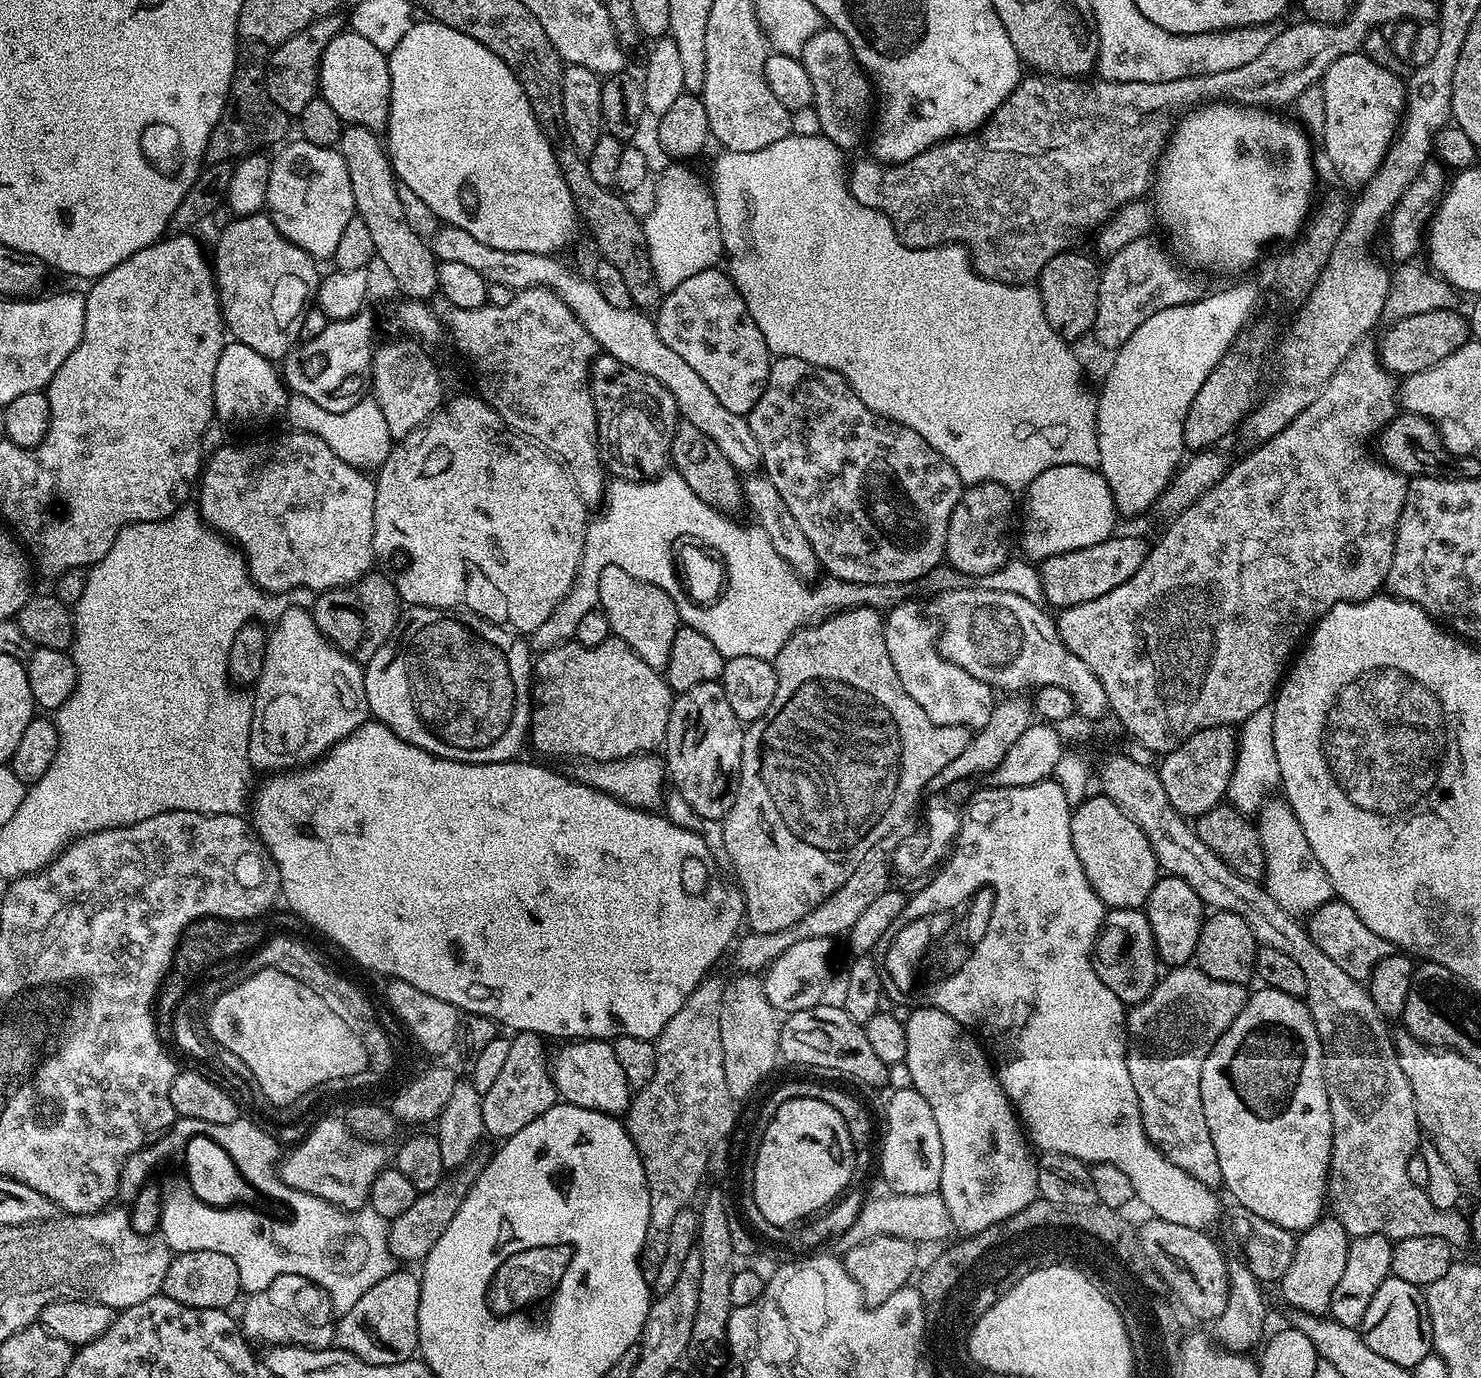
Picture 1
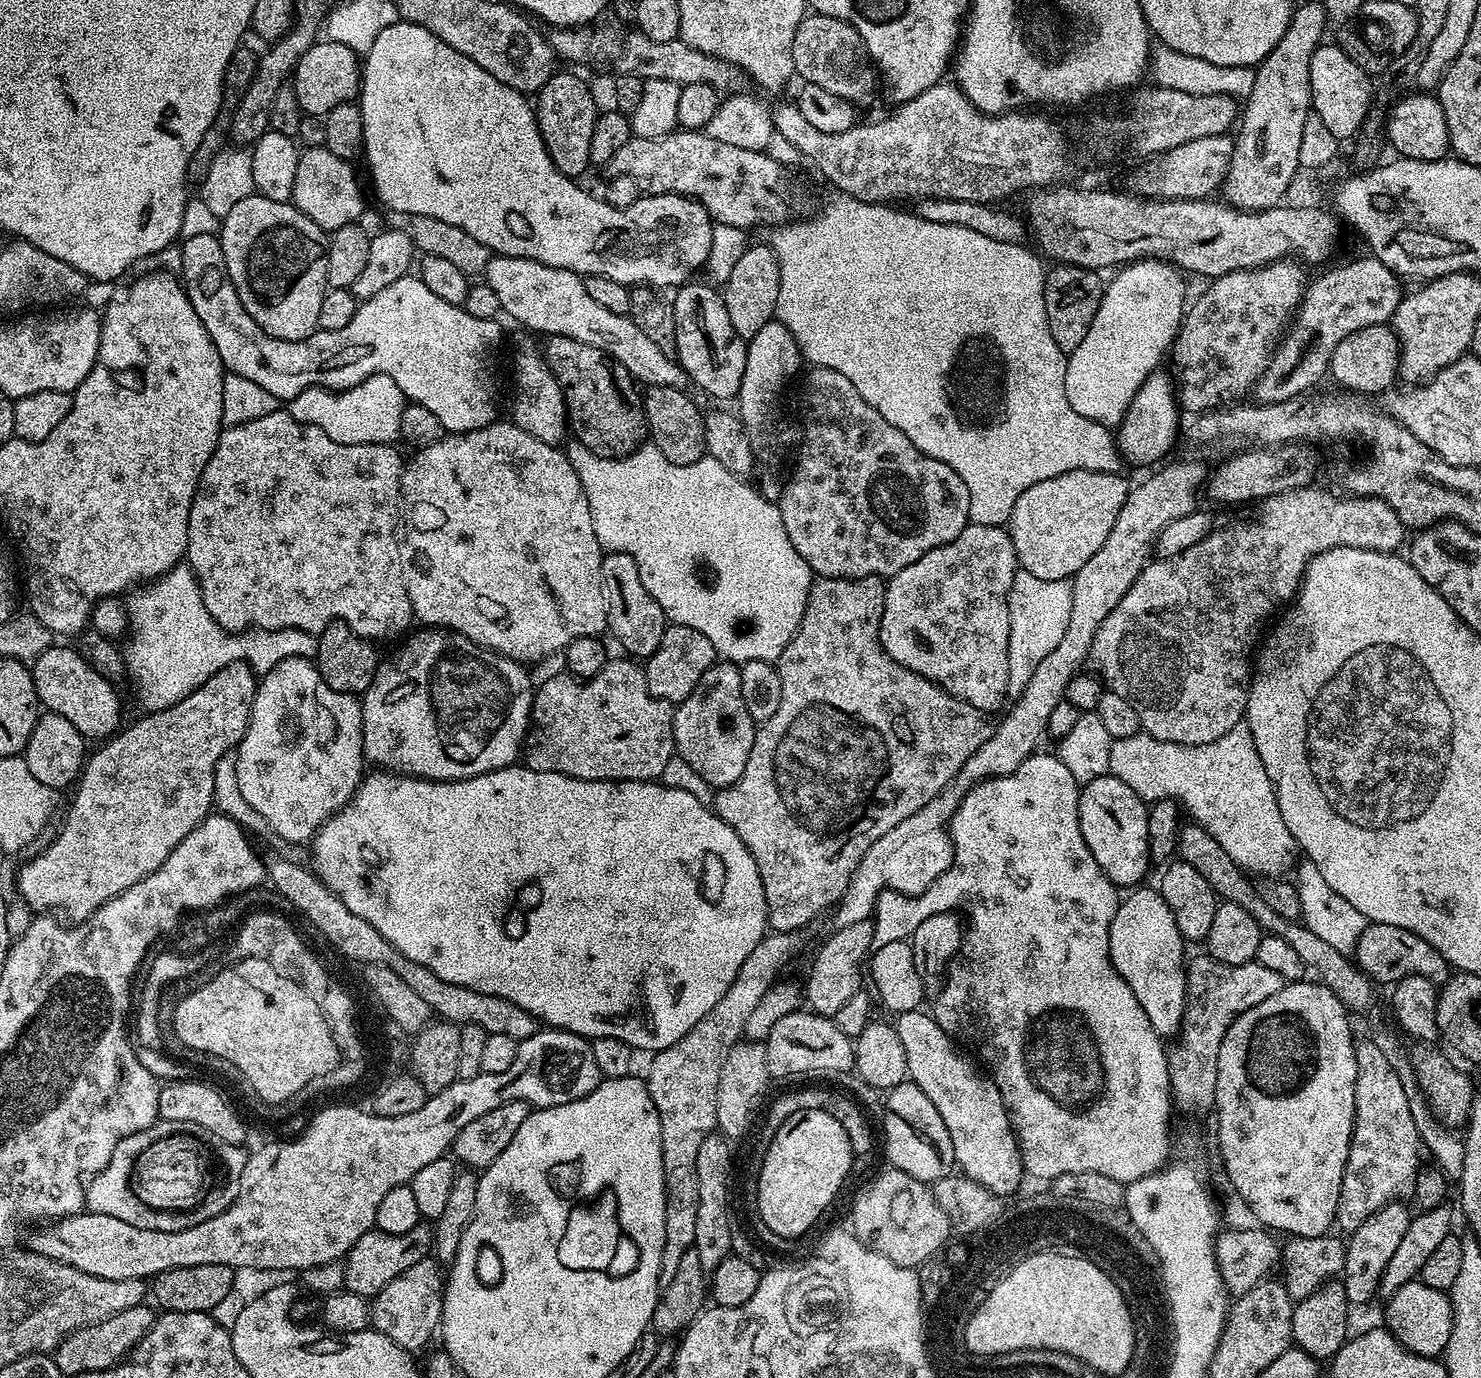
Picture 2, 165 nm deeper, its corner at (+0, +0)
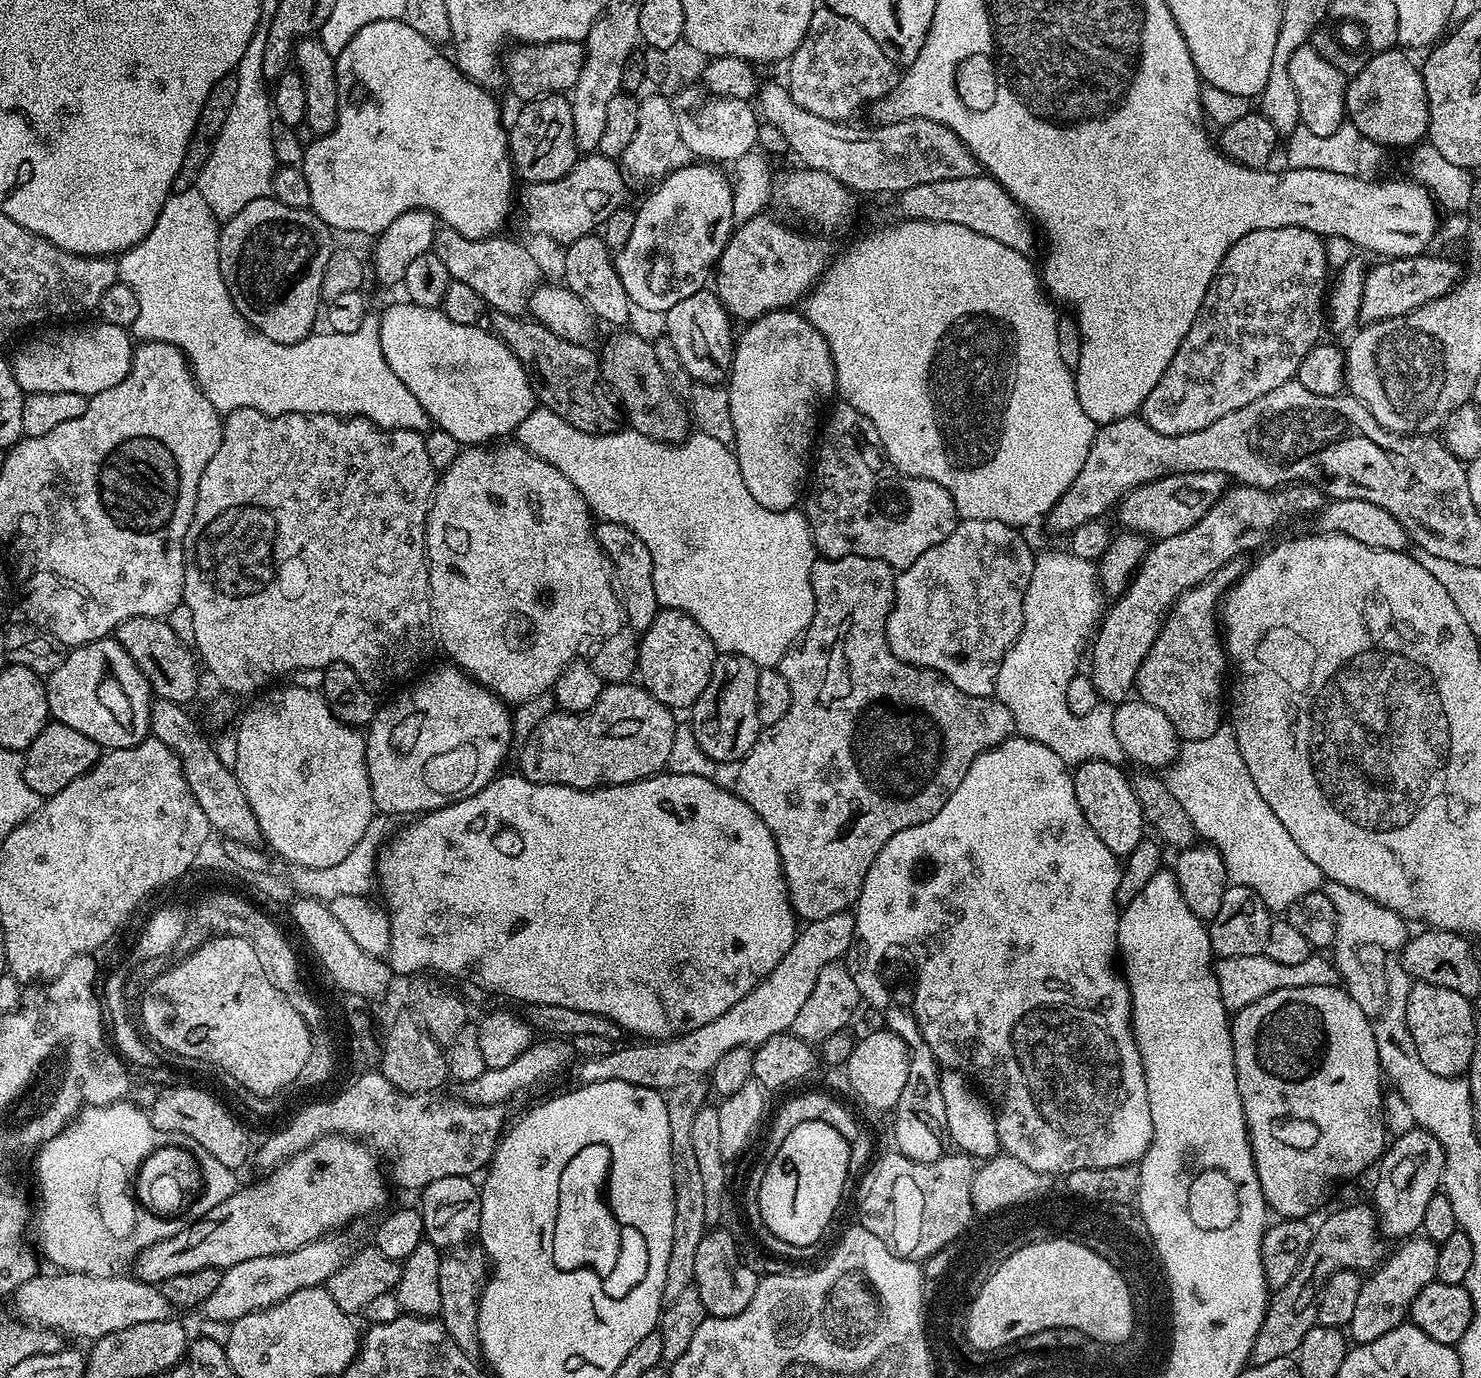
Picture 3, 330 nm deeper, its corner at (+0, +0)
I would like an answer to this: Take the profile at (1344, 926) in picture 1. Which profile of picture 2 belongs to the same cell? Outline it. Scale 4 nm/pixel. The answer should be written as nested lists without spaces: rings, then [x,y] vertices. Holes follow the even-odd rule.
[[[1369,923],[1356,943],[1354,963],[1369,980],[1377,985],[1385,984],[1385,986],[1396,984],[1407,976],[1421,976],[1441,984],[1450,974],[1449,964],[1434,946],[1430,946],[1430,942],[1426,942],[1426,938],[1418,938],[1418,934],[1402,926],[1390,926],[1389,924]]]

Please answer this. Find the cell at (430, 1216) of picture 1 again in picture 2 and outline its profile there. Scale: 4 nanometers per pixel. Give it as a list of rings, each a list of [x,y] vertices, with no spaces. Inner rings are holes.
[[[422,1222],[414,1226],[414,1230],[409,1230],[407,1234],[386,1234],[375,1230],[362,1234],[362,1238],[354,1242],[354,1246],[342,1261],[343,1287],[353,1292],[355,1296],[371,1298],[378,1295],[385,1286],[394,1282],[394,1278],[410,1270],[414,1262],[429,1259],[433,1251],[432,1233],[433,1229],[427,1223]]]

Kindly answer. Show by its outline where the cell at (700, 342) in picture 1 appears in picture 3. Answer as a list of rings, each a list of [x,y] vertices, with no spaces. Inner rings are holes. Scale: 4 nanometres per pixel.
[[[701,290],[690,294],[690,298],[682,298],[668,311],[663,320],[668,327],[666,337],[673,344],[678,358],[694,381],[702,384],[719,384],[731,373],[734,324],[715,291]]]

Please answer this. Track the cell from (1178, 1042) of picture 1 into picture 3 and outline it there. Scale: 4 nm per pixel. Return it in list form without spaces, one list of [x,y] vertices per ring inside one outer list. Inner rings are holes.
[[[1320,954],[1306,958],[1306,962],[1298,962],[1298,966],[1286,966],[1283,962],[1274,962],[1274,958],[1258,956],[1221,956],[1215,961],[1216,981],[1222,994],[1222,1002],[1229,1013],[1240,1012],[1250,1002],[1258,1002],[1266,994],[1274,990],[1294,990],[1302,986],[1330,986],[1336,984],[1338,973],[1331,959],[1324,960]]]

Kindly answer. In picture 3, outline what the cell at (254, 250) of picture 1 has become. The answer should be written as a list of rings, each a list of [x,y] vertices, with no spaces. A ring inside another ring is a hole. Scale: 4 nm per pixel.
[[[275,198],[252,201],[223,221],[220,230],[220,277],[226,282],[234,306],[257,332],[279,344],[293,344],[305,340],[317,327],[316,320],[318,324],[322,312],[322,270],[326,270],[326,262],[330,262],[330,254],[334,250],[332,236],[333,229],[323,224],[315,212],[308,208],[286,206]]]

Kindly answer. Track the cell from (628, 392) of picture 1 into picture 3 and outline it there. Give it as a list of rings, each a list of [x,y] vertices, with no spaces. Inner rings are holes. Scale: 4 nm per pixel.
[[[503,314],[495,318],[496,335],[528,371],[537,401],[543,407],[558,414],[558,418],[570,422],[570,426],[591,436],[605,436],[611,432],[621,431],[622,409],[604,382],[599,355],[595,351],[592,353],[587,348],[587,343],[567,340],[564,336],[552,333],[532,318]]]

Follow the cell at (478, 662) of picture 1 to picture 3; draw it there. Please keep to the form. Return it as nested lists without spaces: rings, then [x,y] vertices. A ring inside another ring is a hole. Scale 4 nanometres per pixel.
[[[444,662],[441,668],[430,669],[417,684],[398,693],[389,704],[381,703],[376,709],[376,717],[367,725],[364,749],[375,811],[411,817],[445,808],[462,798],[478,794],[478,790],[496,779],[503,769],[500,767],[512,744],[514,737],[509,705],[461,668]]]

